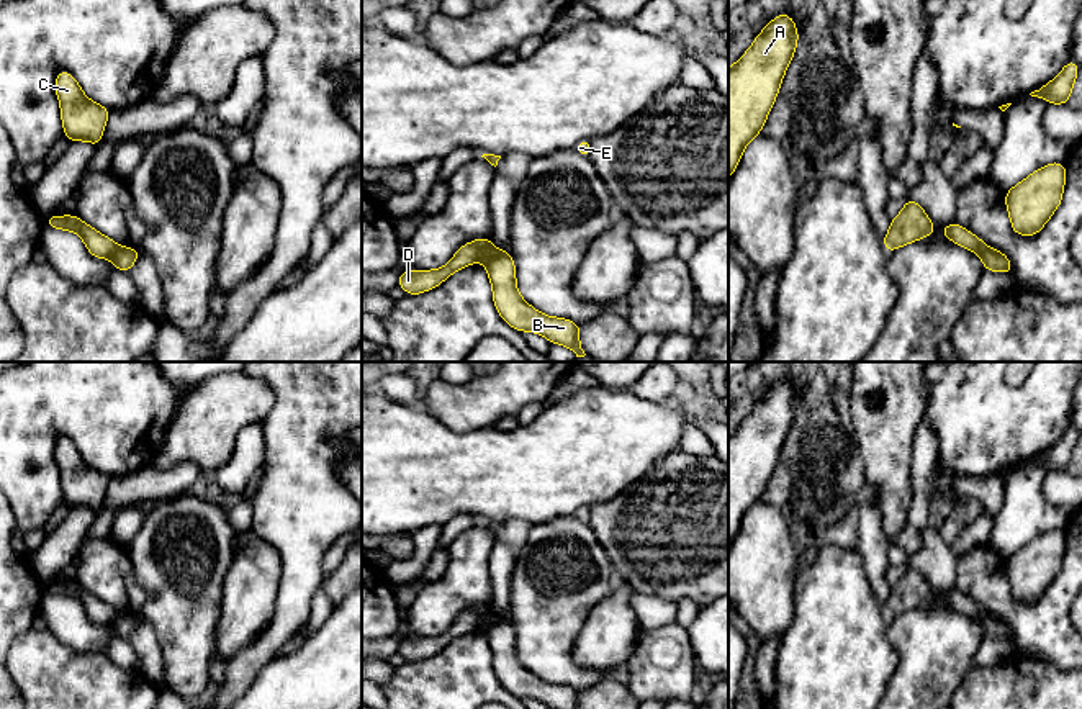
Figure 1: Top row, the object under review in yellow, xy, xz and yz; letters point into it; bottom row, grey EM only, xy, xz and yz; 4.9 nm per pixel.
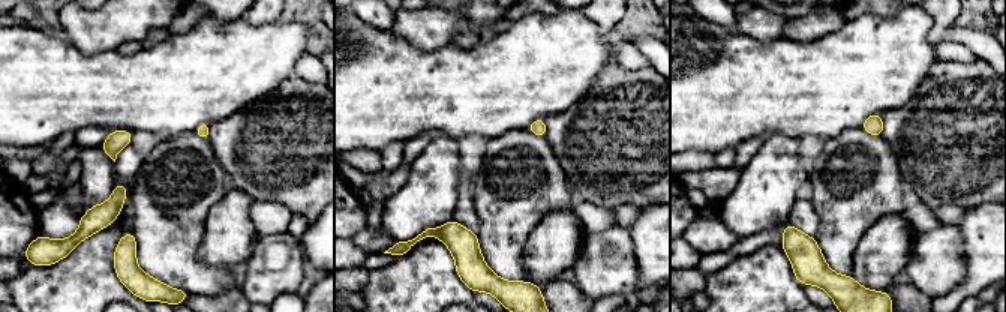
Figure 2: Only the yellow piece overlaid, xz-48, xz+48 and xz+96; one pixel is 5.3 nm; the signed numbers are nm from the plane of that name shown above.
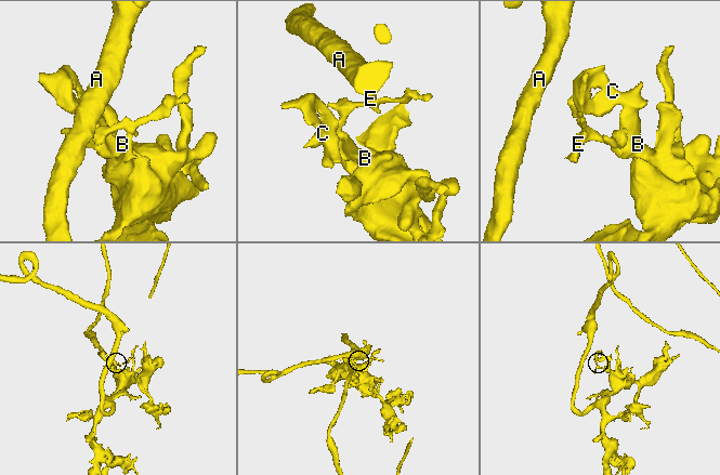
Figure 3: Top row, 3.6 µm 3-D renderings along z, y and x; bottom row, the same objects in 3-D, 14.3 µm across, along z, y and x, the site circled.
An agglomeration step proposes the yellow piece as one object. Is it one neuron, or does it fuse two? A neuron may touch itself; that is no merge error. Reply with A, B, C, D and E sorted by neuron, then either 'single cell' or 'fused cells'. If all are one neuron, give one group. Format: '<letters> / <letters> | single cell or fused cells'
A B C / D E | fused cells

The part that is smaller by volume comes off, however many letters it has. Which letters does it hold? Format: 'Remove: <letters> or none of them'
Remove: D, E

